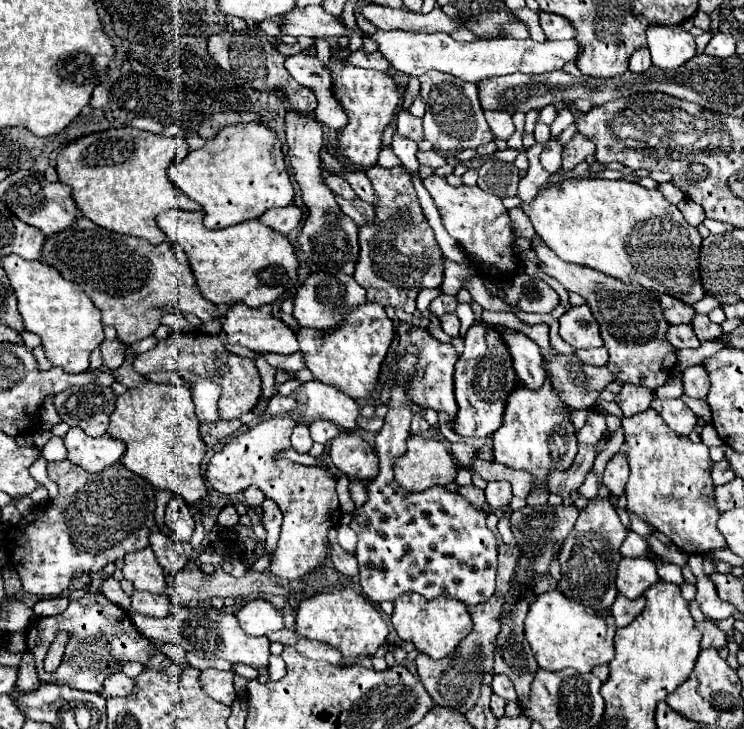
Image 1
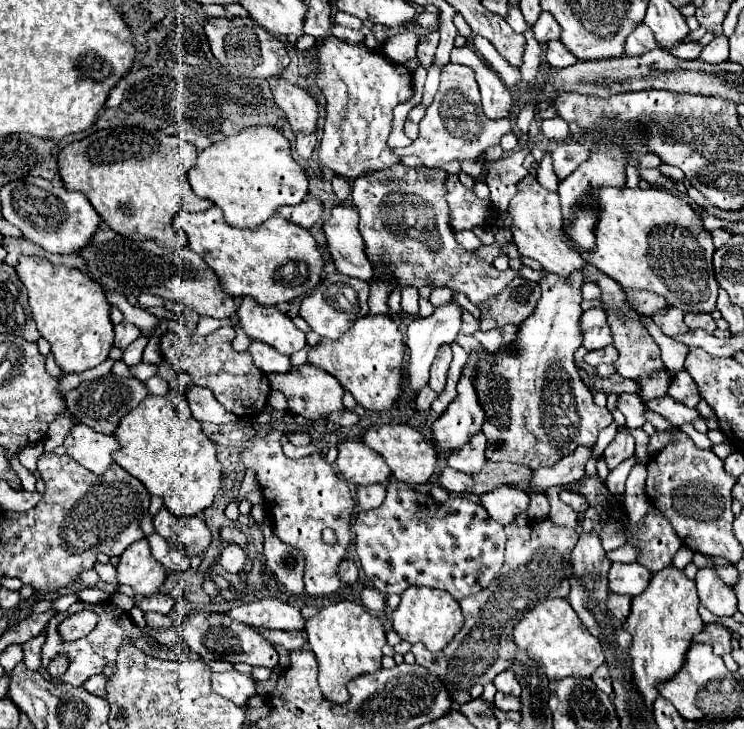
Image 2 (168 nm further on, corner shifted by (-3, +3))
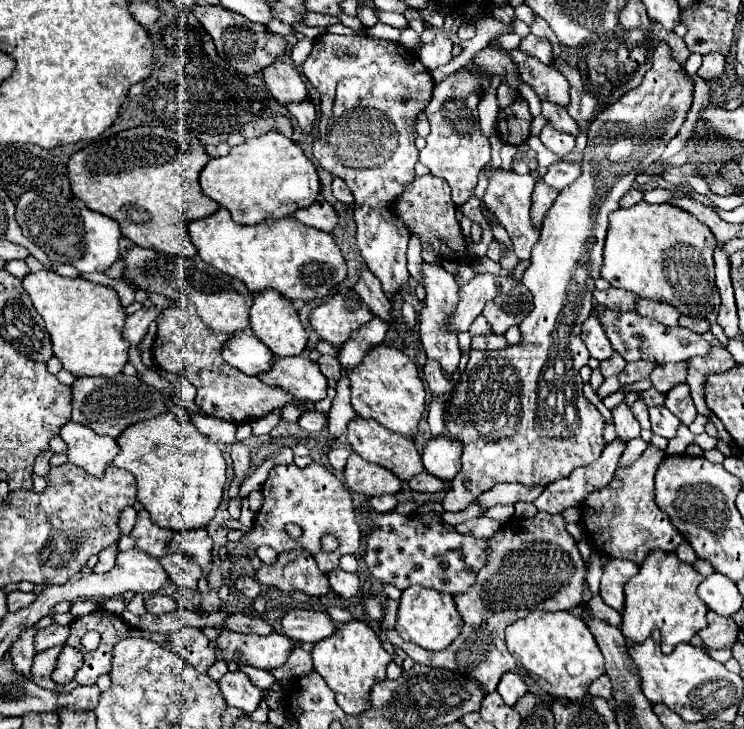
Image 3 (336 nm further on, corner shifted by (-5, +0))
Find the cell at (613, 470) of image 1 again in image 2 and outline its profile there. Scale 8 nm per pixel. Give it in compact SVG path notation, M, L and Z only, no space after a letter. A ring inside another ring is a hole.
M619 429L617 437L609 443L609 447L605 449L603 457L605 457L605 463L607 463L609 471L611 471L611 469L615 469L621 461L633 457L633 453L635 453L635 441L633 441L633 437L631 437L627 431L621 431L621 429Z

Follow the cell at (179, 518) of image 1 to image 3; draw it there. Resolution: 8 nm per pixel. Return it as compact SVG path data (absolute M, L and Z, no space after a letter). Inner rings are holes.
M139 510L131 536L135 538L137 550L149 552L155 558L183 552L201 568L211 562L211 538L205 528L197 532L165 532L165 528L157 528L157 524L149 520L149 512Z

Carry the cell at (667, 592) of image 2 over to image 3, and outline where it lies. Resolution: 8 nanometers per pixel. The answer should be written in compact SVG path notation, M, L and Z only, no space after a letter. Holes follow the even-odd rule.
M651 550L639 574L625 584L625 612L621 632L631 642L643 642L655 628L661 630L661 650L665 654L681 642L689 642L701 628L707 628L707 604L697 596L697 586L703 576L687 562L681 562L675 552Z

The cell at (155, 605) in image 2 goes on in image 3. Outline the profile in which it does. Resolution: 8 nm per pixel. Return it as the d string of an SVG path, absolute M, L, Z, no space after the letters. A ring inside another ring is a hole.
M147 596L145 598L145 610L149 614L155 614L155 616L161 616L161 614L167 614L167 612L173 612L177 608L175 600L169 598L169 596Z

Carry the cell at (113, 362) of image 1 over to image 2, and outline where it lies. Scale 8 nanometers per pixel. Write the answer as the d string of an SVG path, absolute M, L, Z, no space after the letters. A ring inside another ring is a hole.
M123 321L123 323L115 325L115 343L113 343L113 347L125 349L125 347L131 345L139 335L141 335L141 331L139 331L135 325Z

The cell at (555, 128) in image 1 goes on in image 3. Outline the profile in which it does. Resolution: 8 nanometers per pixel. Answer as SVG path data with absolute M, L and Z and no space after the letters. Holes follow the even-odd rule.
M547 124L541 132L541 142L559 158L565 158L573 148L575 148L575 136L571 134L565 134L565 132L559 132L555 126Z

